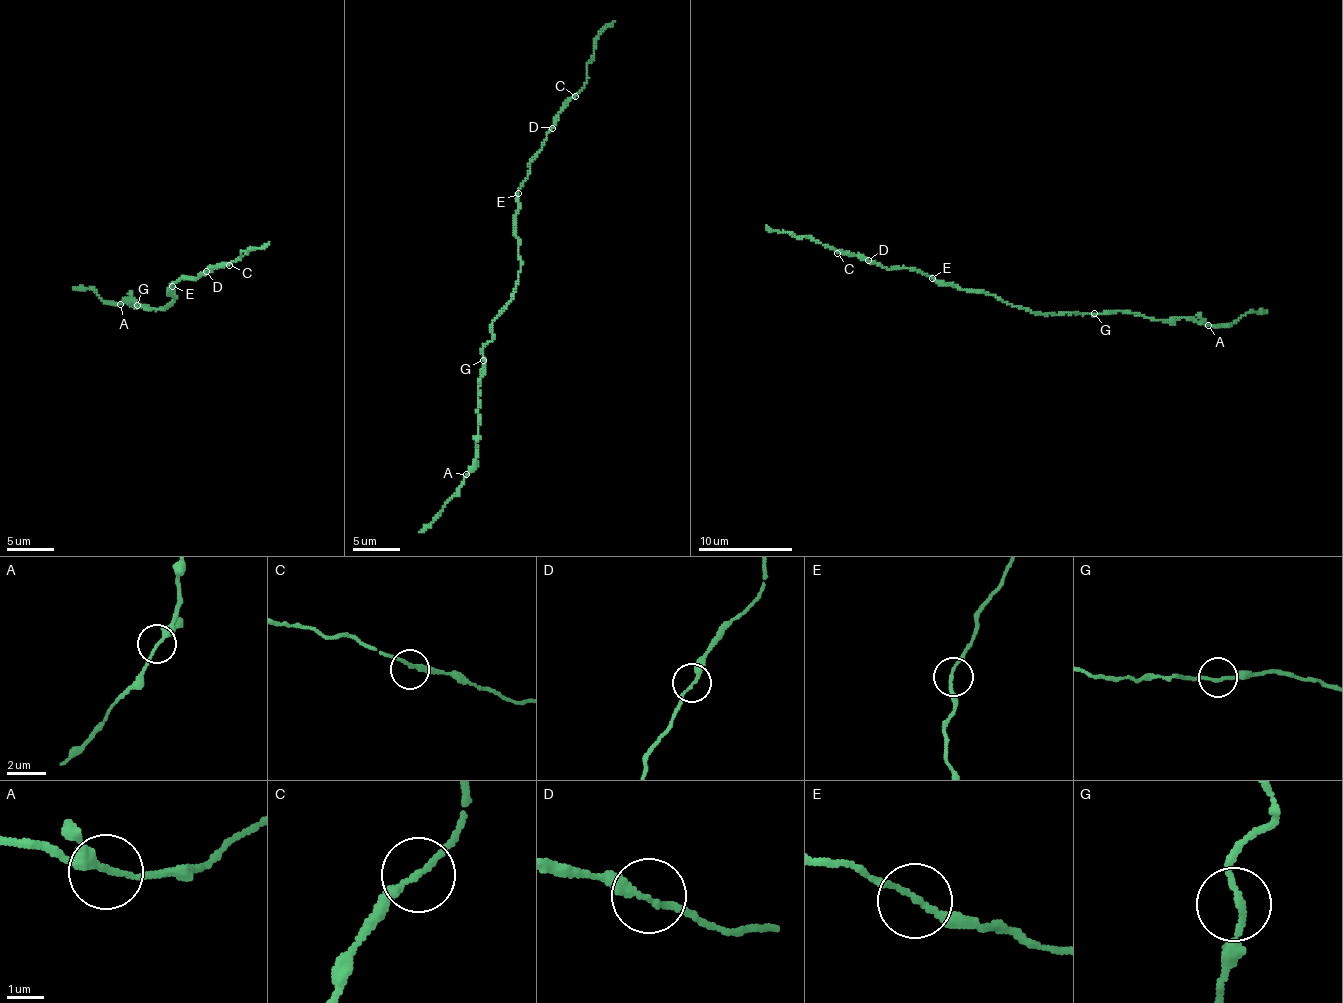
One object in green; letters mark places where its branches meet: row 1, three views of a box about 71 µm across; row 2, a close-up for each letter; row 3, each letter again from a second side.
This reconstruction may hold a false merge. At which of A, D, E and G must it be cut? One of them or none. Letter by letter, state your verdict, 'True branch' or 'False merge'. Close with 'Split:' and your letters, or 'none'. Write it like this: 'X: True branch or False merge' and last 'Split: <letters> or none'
A: True branch
D: True branch
E: True branch
G: True branch
Split: none

